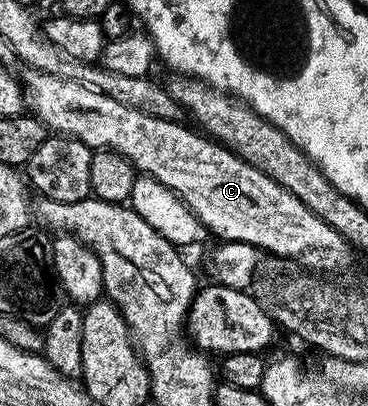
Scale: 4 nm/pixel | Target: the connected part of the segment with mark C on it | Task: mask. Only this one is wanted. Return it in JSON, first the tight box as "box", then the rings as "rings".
{"box":[19,67,351,274],"rings":[[[26,67],[23,72],[25,73],[20,73],[19,79],[23,85],[28,111],[42,120],[50,133],[74,136],[91,149],[108,150],[127,157],[138,173],[163,182],[163,186],[173,191],[199,218],[206,233],[213,235],[214,232],[218,241],[243,242],[262,253],[270,252],[273,258],[284,258],[290,262],[298,260],[302,269],[312,270],[317,274],[333,274],[336,268],[348,266],[351,247],[343,234],[339,234],[339,230],[327,226],[327,222],[323,222],[323,218],[303,206],[303,202],[299,202],[299,198],[295,198],[291,190],[279,186],[279,182],[272,180],[266,172],[255,170],[255,166],[251,166],[246,160],[239,158],[236,152],[218,144],[216,140],[192,127],[184,128],[184,123],[141,113],[117,102],[115,98],[109,98],[99,89],[80,84],[79,81],[53,77],[30,67]]]}

